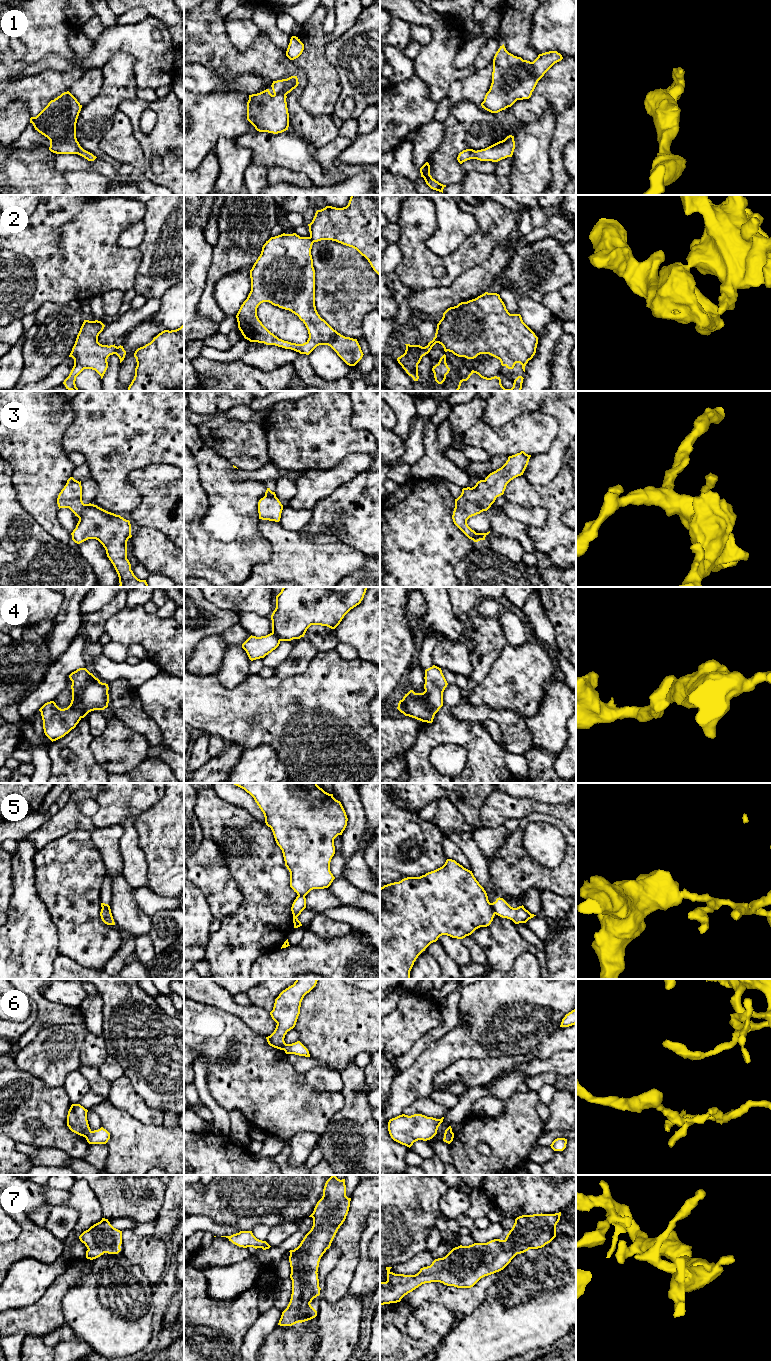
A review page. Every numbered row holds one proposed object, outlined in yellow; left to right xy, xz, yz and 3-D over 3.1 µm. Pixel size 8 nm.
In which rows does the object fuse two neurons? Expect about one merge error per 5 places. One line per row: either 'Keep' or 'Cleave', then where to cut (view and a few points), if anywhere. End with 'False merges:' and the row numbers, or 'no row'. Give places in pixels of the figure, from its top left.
1: Keep. No split
2: Cleave. Split along xy (117, 347), (114, 353)
3: Keep. No split
4: Keep. No split
5: Cleave. Split along yz (490, 903), (495, 913)
6: Cleave. Split along xy (91, 1131), (85, 1137)
7: Keep. No split
False merges: 2, 5, 6

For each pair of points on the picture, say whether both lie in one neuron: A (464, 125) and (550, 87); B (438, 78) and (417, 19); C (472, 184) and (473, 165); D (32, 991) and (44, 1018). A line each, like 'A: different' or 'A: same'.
A: same
B: same
C: different
D: same

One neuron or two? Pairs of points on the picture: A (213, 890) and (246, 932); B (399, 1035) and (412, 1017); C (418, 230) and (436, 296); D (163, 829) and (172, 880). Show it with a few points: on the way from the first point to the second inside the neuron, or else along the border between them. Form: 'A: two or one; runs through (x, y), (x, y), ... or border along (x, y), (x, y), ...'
A: two; border along (241, 892), (242, 902), (239, 908), (221, 921)
B: one; runs through (399, 1031), (409, 1021)
C: two; border along (456, 278), (448, 286), (411, 291)
D: one; runs through (172, 842), (172, 867)

